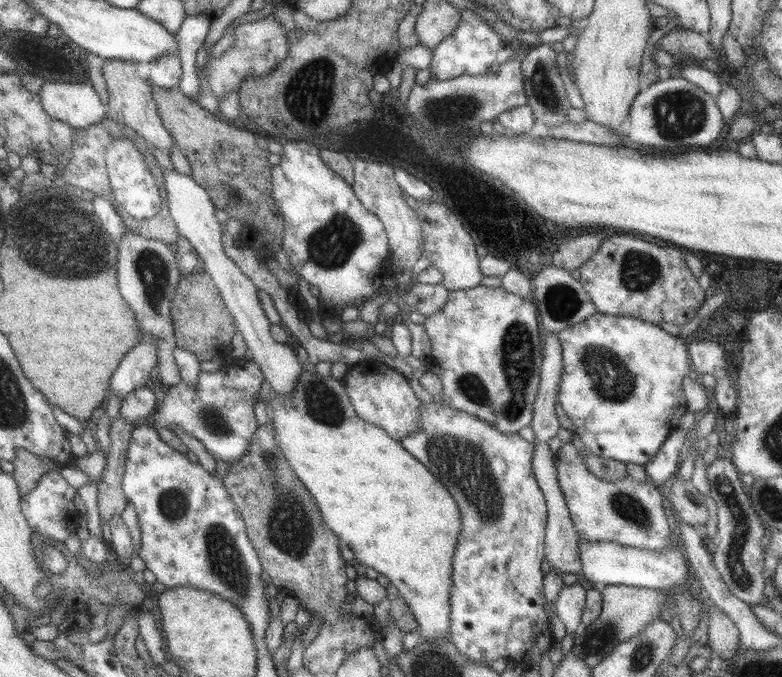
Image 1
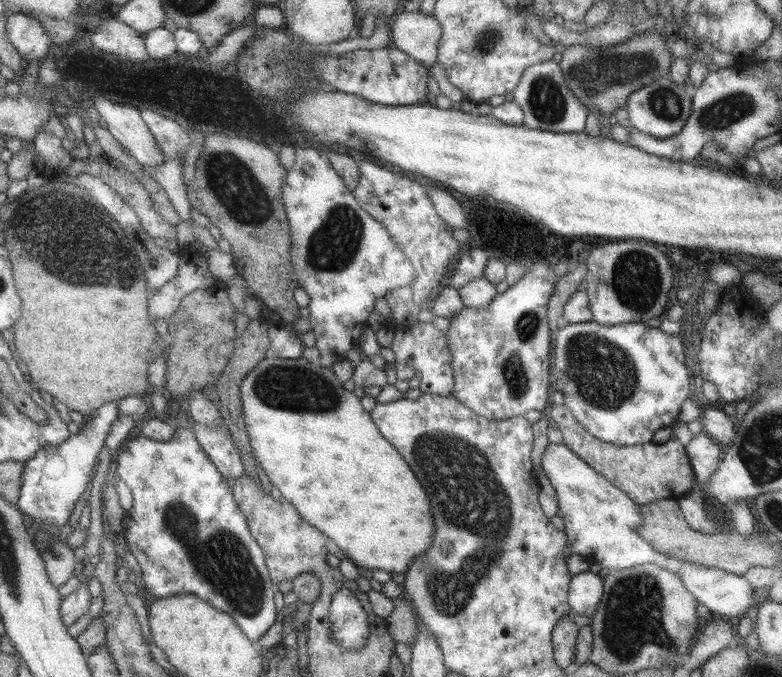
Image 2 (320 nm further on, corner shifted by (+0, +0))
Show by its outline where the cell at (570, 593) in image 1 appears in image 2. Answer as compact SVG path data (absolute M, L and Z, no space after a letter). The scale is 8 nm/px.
M589 571L573 575L568 586L568 605L572 614L590 617L599 604L603 580Z

